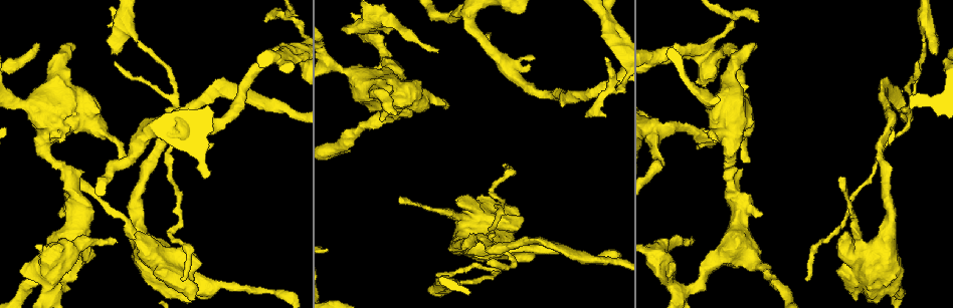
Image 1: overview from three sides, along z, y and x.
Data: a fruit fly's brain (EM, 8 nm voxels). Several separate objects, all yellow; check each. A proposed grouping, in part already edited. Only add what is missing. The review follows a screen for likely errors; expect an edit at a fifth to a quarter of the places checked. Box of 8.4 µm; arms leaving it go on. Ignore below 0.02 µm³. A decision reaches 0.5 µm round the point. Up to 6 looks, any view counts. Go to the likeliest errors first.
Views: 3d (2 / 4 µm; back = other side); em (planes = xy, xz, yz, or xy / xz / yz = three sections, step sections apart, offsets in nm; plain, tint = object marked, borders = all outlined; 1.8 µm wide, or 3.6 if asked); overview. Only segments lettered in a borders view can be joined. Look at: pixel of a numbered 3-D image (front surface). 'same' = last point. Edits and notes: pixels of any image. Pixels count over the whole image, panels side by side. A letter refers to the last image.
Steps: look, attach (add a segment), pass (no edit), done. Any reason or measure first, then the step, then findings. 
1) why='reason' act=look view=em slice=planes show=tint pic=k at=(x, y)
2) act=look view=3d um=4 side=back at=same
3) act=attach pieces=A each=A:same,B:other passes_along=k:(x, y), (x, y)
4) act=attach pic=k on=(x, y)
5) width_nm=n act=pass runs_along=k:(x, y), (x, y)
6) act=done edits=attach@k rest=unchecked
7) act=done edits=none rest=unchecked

why='an open end' act=look view=3d um=2 pic=1 at=(435, 49)

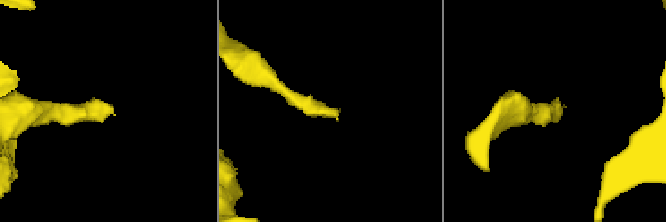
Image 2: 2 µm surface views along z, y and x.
act=look view=em slice=planes show=borders pic=2 at=(554, 114)

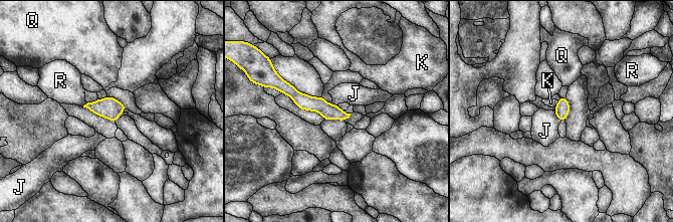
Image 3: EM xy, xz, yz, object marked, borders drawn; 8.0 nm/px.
act=pass each=J:other,K:other,Q:other,R:other border=3:(338, 105), (343, 110) found='no lettered segment goes on from it'

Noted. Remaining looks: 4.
why='branch stops here' act=look view=em um=3.6 slice=planes show=borders pic=1 at=(395, 112)

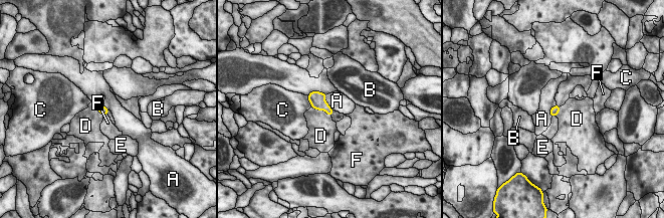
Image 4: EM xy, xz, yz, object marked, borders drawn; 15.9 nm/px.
act=pass each=A:other,B:other,C:other,D:other,E:other,F:other border=4:(324, 95), (325, 101), (334, 110) found='no lettered segment goes on from it'

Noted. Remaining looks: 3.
why='sharp bend' act=look view=3d um=2 pic=1 at=(905, 126)

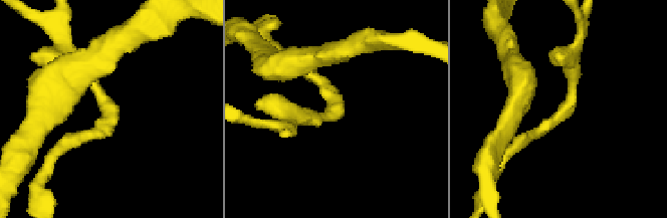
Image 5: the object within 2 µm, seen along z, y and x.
why='need the tissue' act=look view=em slice=yz step=16 show=tint pic=5 at=(564, 107)

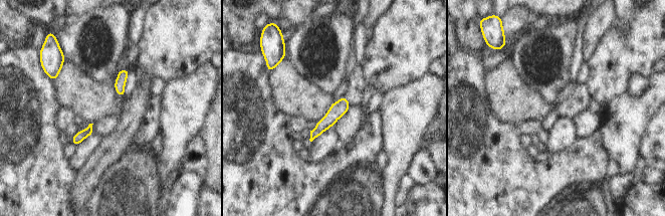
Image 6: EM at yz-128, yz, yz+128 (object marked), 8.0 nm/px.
why='another direction' act=look view=em slice=planes show=borders at=same

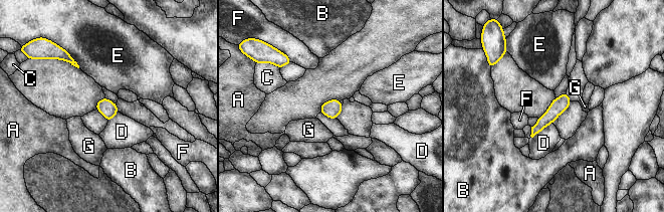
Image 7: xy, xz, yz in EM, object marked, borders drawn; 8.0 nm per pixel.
longest_contact=D:200nm act=pass each=A:other,B:other,C:other,D:other,E:other,F:other,G:other border=7:(64, 49), (79, 67) found='none of them fits'

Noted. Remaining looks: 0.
act=done edits=none rest=unchecked

